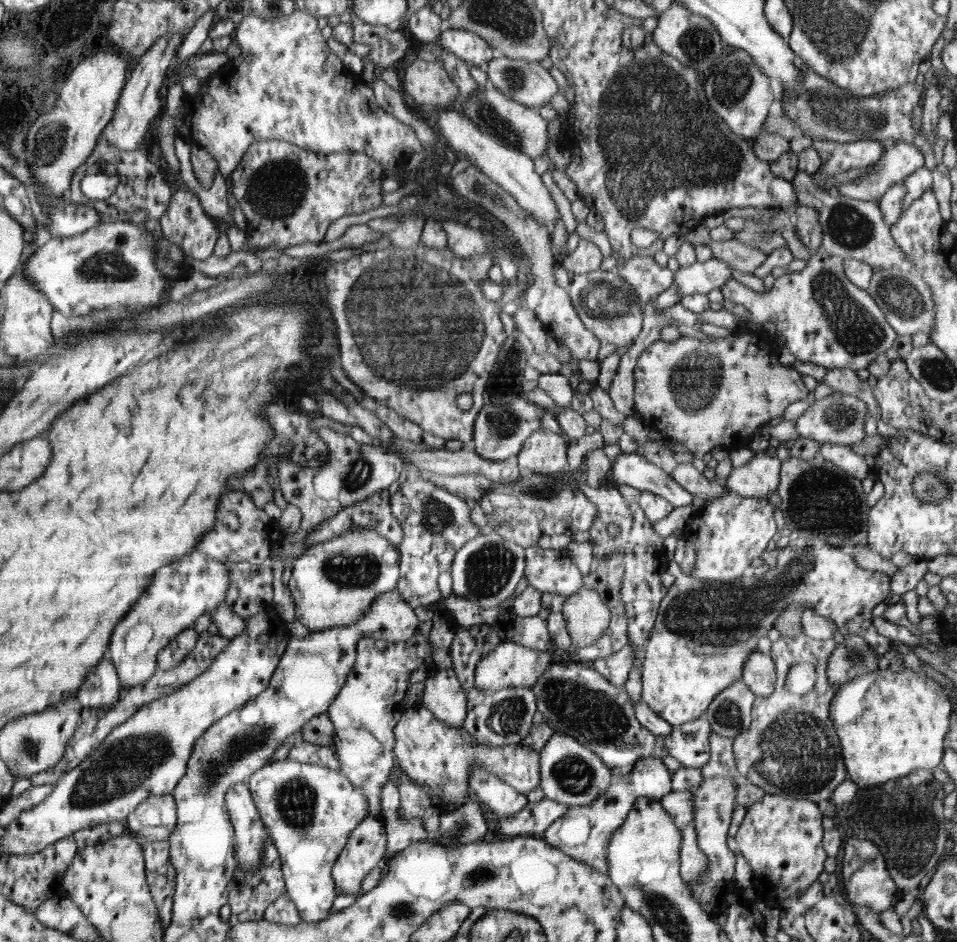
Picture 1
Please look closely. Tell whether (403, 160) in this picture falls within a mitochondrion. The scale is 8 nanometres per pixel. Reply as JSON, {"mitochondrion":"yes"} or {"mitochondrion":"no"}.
{"mitochondrion":"no"}

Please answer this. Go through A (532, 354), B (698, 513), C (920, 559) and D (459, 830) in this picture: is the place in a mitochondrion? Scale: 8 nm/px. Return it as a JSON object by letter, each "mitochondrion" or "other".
{"A":"other","B":"other","C":"other","D":"mitochondrion"}

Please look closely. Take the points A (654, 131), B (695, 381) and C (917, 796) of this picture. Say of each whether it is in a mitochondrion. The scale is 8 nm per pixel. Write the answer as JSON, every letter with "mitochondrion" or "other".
{"A":"mitochondrion","B":"mitochondrion","C":"mitochondrion"}

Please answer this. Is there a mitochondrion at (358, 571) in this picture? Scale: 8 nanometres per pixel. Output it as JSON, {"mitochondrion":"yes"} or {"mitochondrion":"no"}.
{"mitochondrion":"yes"}

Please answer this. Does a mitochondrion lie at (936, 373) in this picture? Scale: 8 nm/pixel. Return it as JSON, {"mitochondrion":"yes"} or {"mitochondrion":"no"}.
{"mitochondrion":"yes"}

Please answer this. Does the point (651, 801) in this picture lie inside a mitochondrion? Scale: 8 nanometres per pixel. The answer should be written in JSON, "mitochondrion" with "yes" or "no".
{"mitochondrion":"no"}

